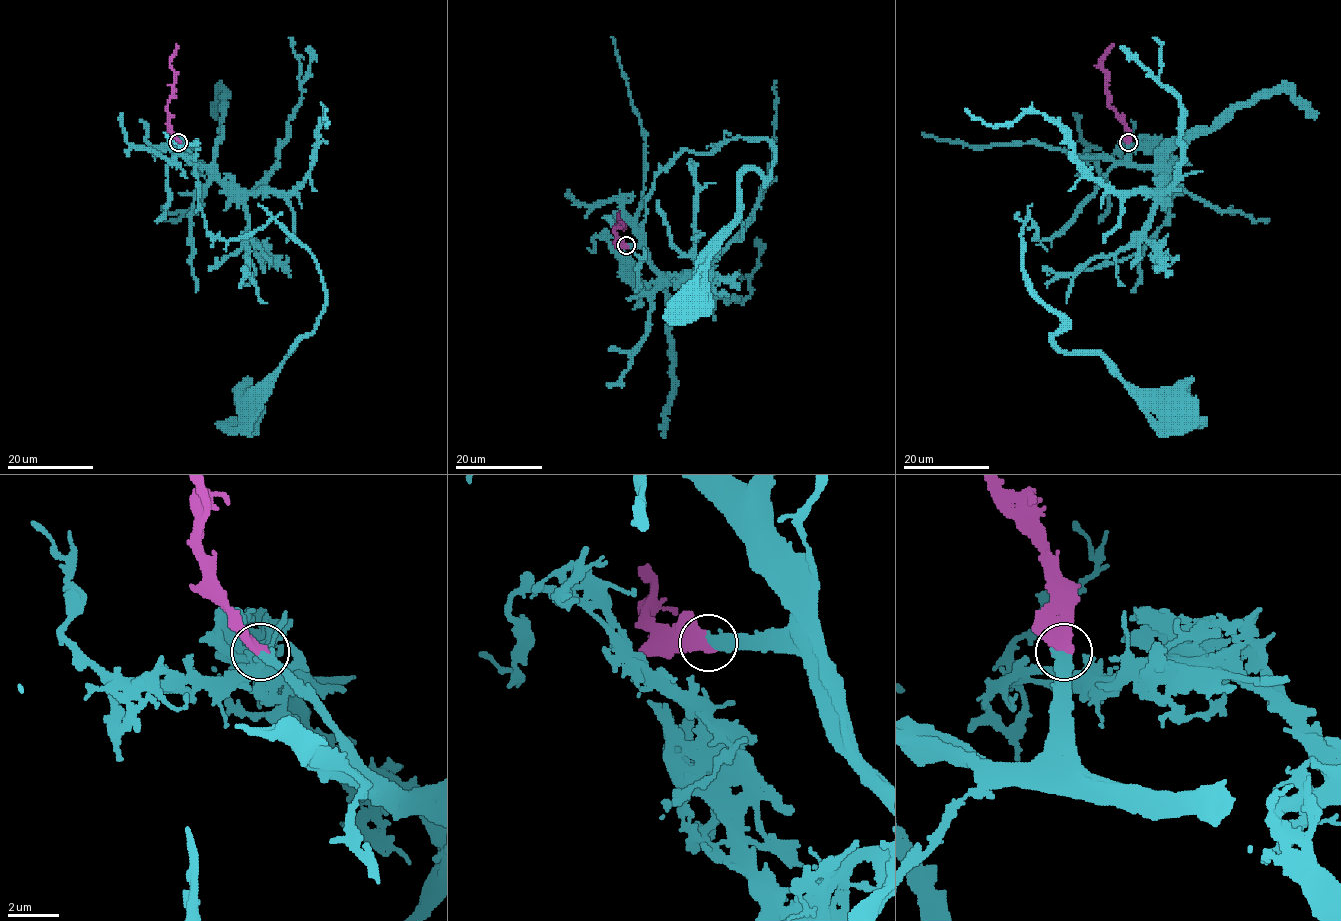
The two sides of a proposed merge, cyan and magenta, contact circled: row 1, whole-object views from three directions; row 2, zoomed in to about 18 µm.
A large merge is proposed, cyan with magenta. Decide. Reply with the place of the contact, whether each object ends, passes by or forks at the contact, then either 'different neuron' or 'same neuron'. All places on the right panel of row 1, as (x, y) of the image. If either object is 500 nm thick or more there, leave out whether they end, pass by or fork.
place (1128, 142); cyan ends; magenta ends; same neuron

